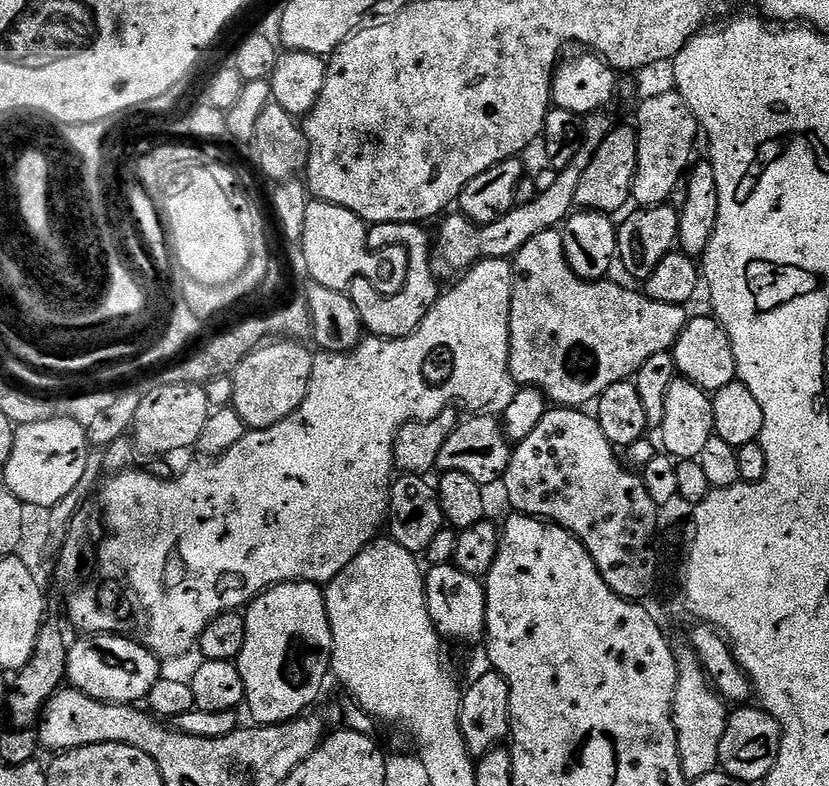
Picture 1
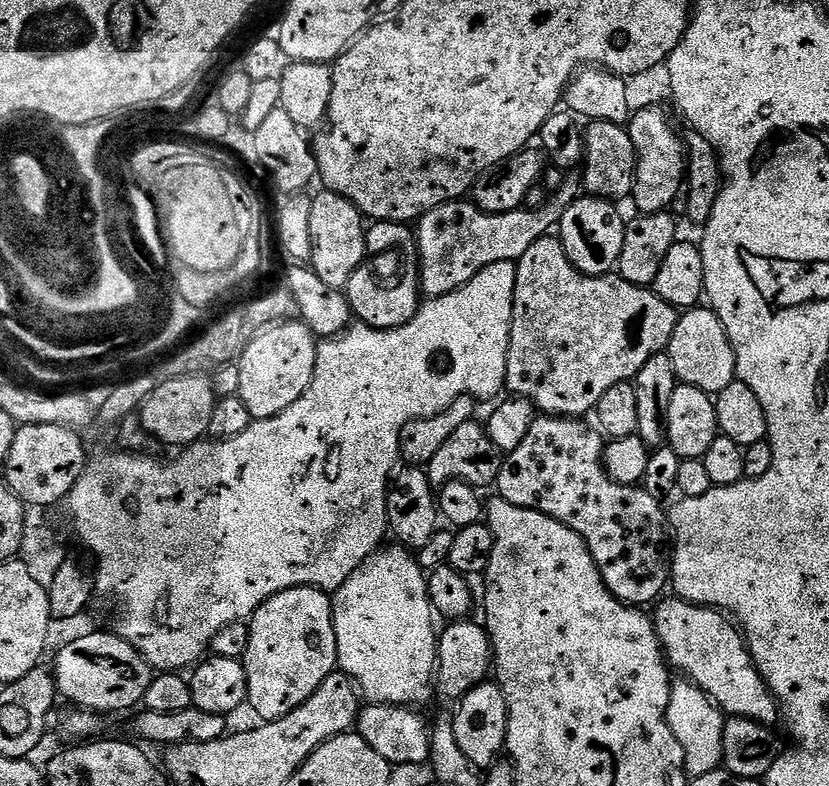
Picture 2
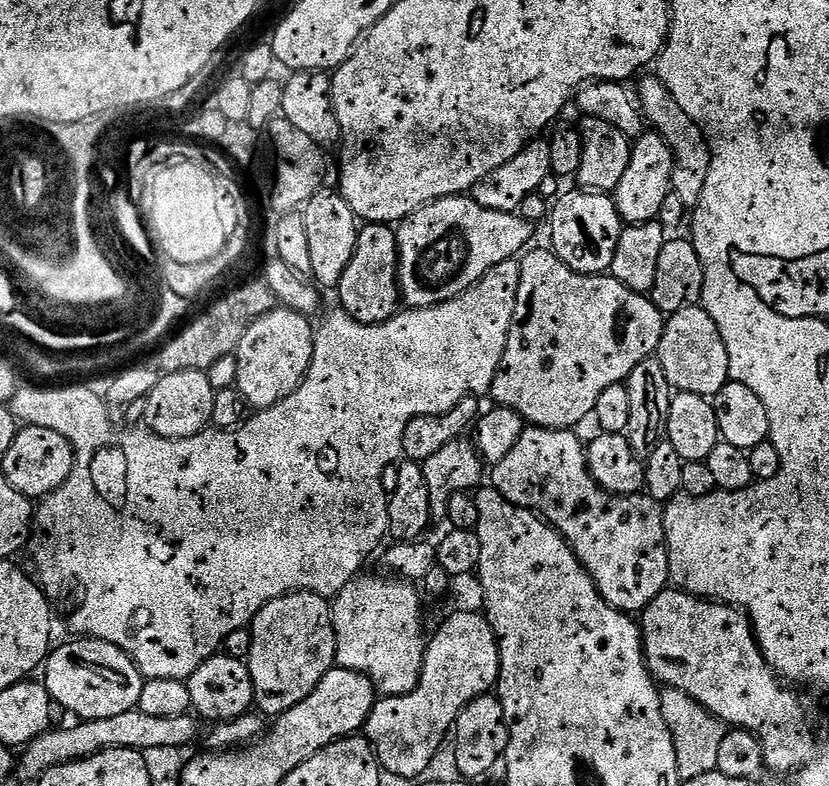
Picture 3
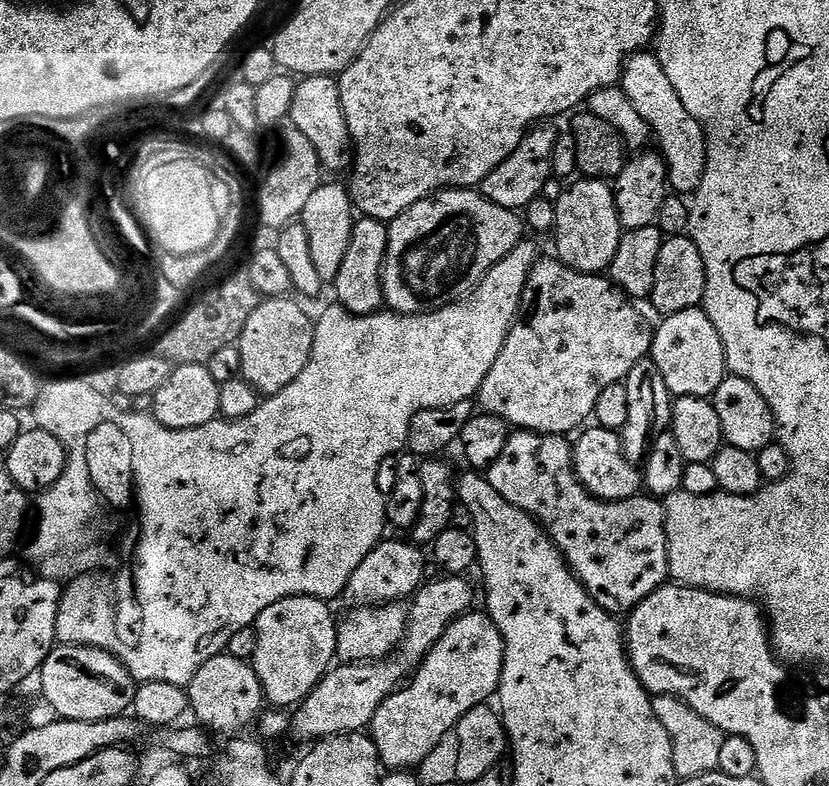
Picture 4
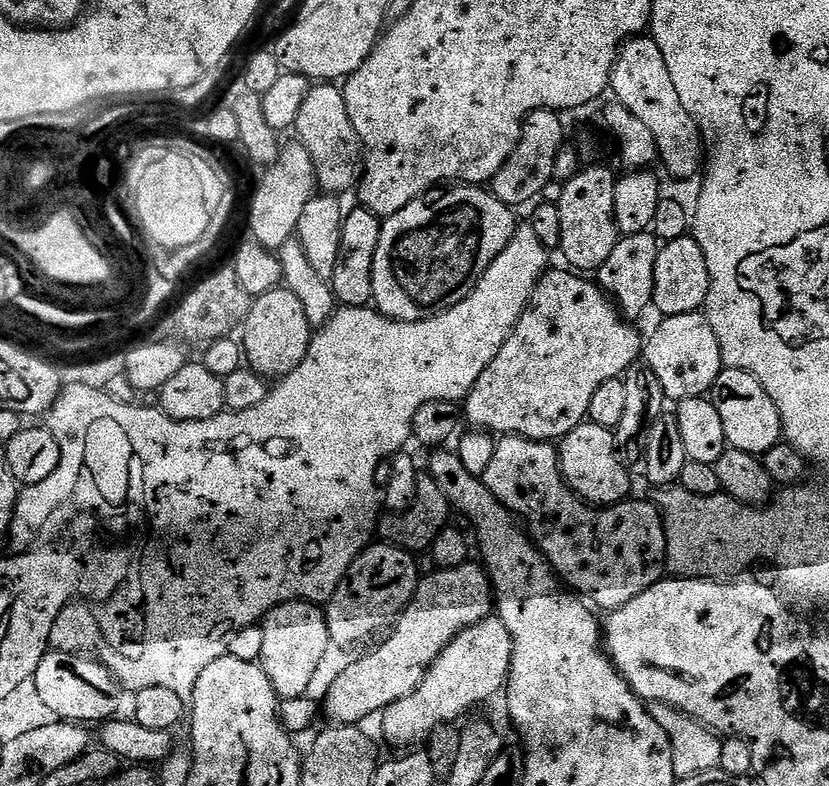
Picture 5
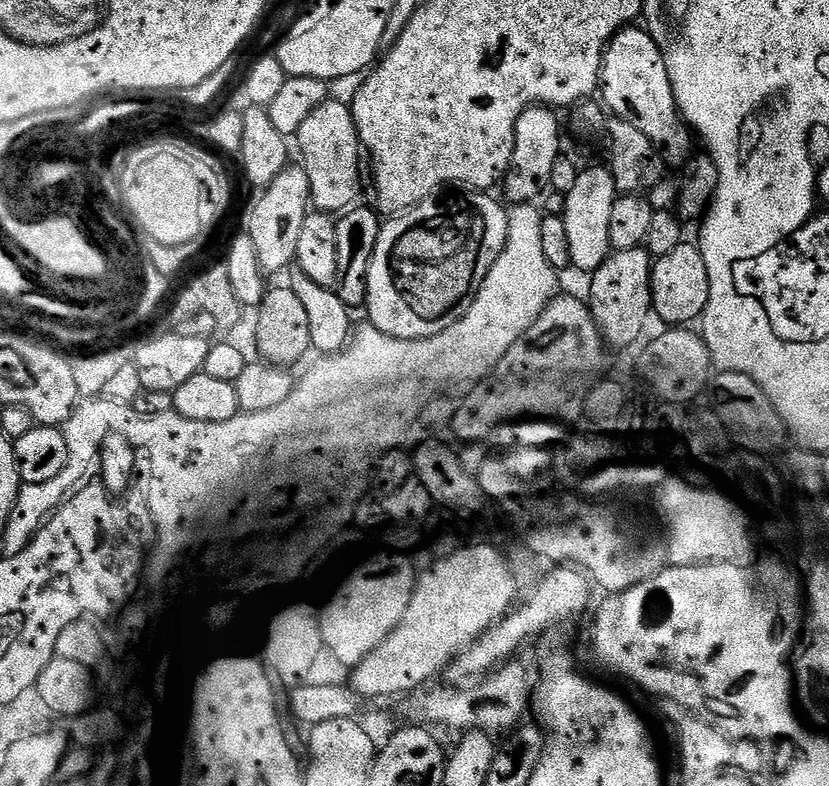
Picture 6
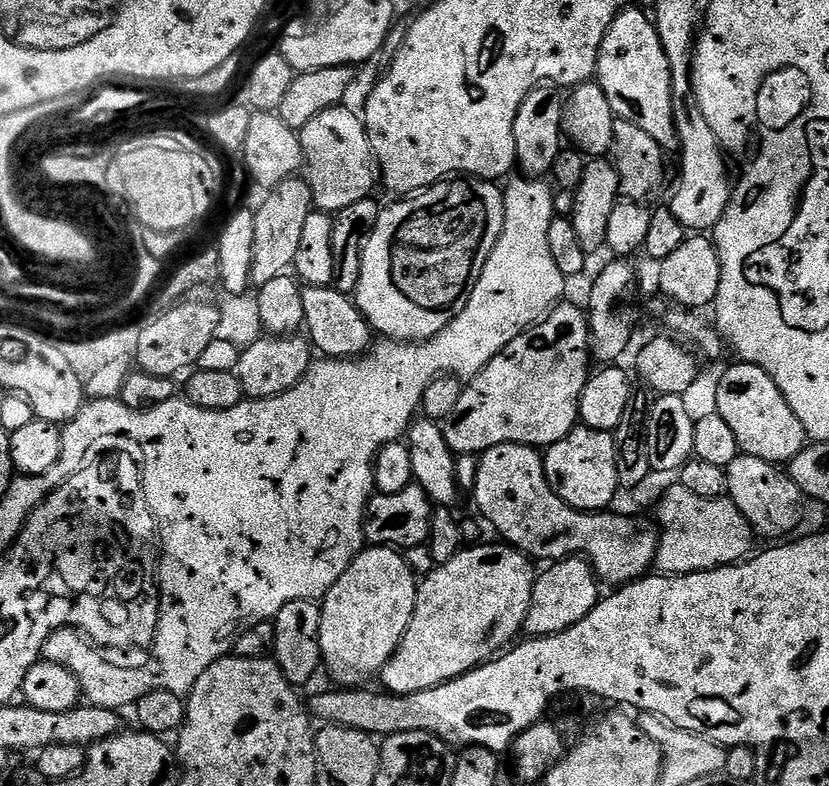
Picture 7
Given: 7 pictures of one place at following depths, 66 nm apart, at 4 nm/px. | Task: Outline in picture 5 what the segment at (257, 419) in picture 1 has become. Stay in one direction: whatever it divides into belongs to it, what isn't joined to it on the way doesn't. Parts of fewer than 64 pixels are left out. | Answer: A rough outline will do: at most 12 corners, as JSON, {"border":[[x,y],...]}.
{"border":[[283,286],[253,299],[247,367],[272,382],[306,358],[313,326]]}

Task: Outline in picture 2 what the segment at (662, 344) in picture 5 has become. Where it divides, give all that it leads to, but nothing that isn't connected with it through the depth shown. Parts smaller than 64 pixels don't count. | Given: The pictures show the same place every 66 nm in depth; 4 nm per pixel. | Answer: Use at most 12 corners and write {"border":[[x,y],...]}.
{"border":[[708,306],[677,319],[666,354],[679,383],[709,394],[738,358]]}

